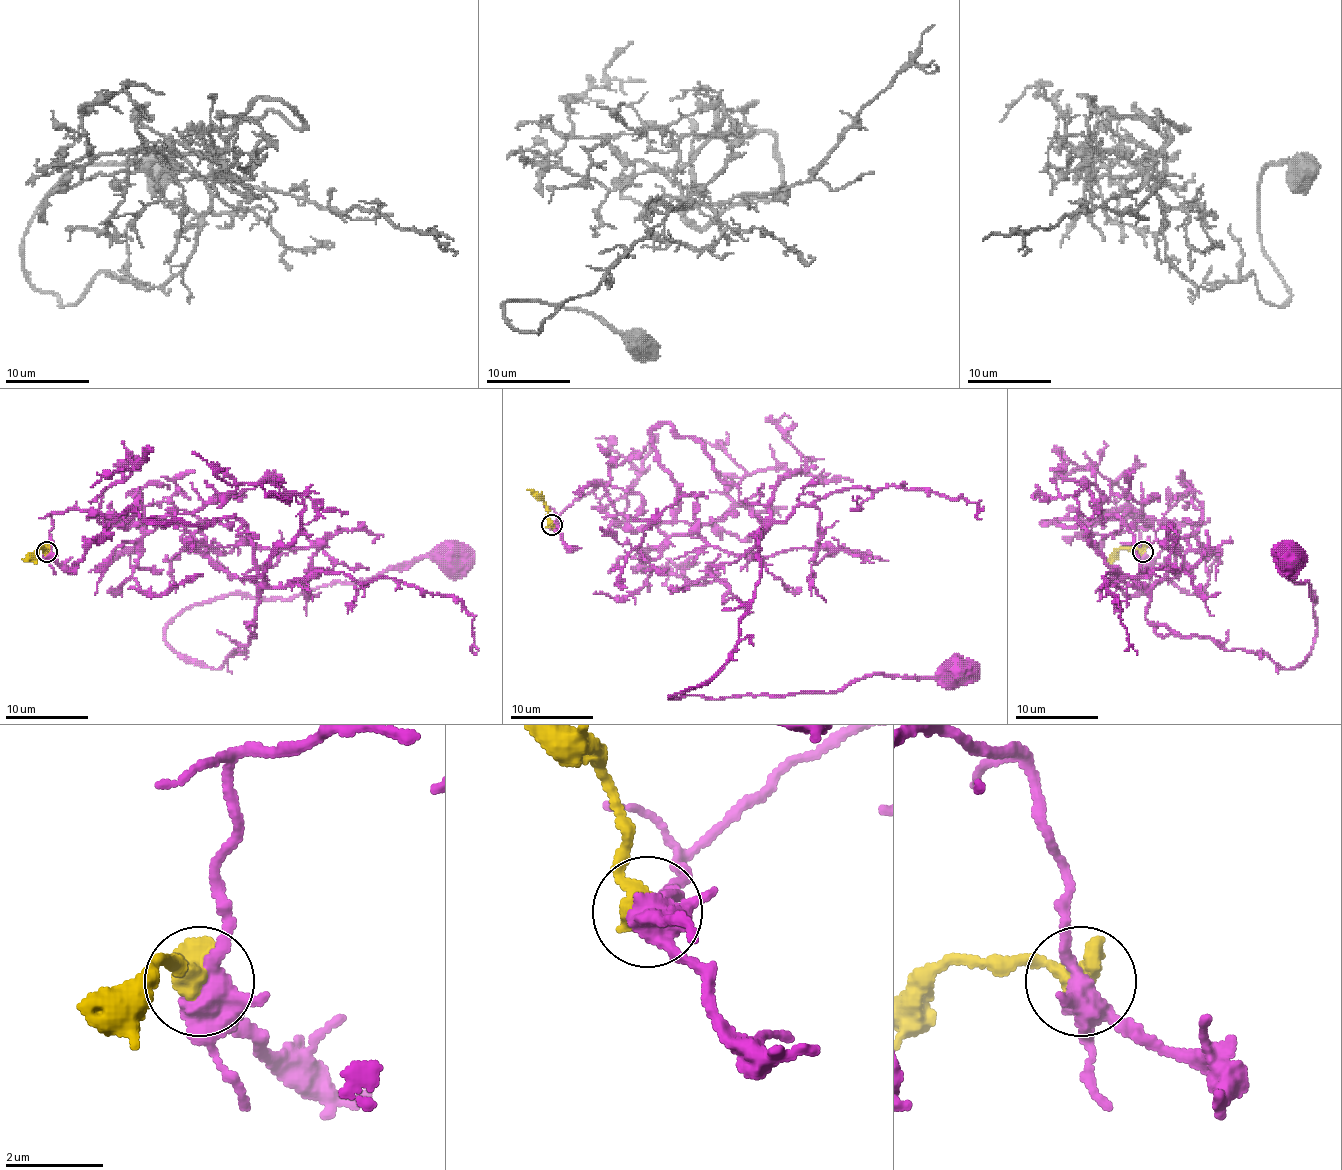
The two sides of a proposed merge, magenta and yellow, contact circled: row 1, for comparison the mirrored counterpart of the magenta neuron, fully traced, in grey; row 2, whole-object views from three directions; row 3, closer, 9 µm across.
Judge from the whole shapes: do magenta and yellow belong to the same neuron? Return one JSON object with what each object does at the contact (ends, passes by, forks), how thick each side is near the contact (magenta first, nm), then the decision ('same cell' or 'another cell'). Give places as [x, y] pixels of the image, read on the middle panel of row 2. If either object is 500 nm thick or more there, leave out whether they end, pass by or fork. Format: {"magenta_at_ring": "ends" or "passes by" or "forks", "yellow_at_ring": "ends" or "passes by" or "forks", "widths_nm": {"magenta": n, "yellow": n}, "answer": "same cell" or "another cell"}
{"widths_nm": {"magenta": 420, "yellow": 650}, "answer": "another cell"}

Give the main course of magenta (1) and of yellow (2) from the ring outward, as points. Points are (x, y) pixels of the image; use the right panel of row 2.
1: (1143, 551), (1124, 507), (1147, 526), (1041, 522), (1116, 516), (1145, 617), (1284, 669), (1317, 617), (1288, 557)
2: (1143, 551), (1124, 549), (1108, 559)

